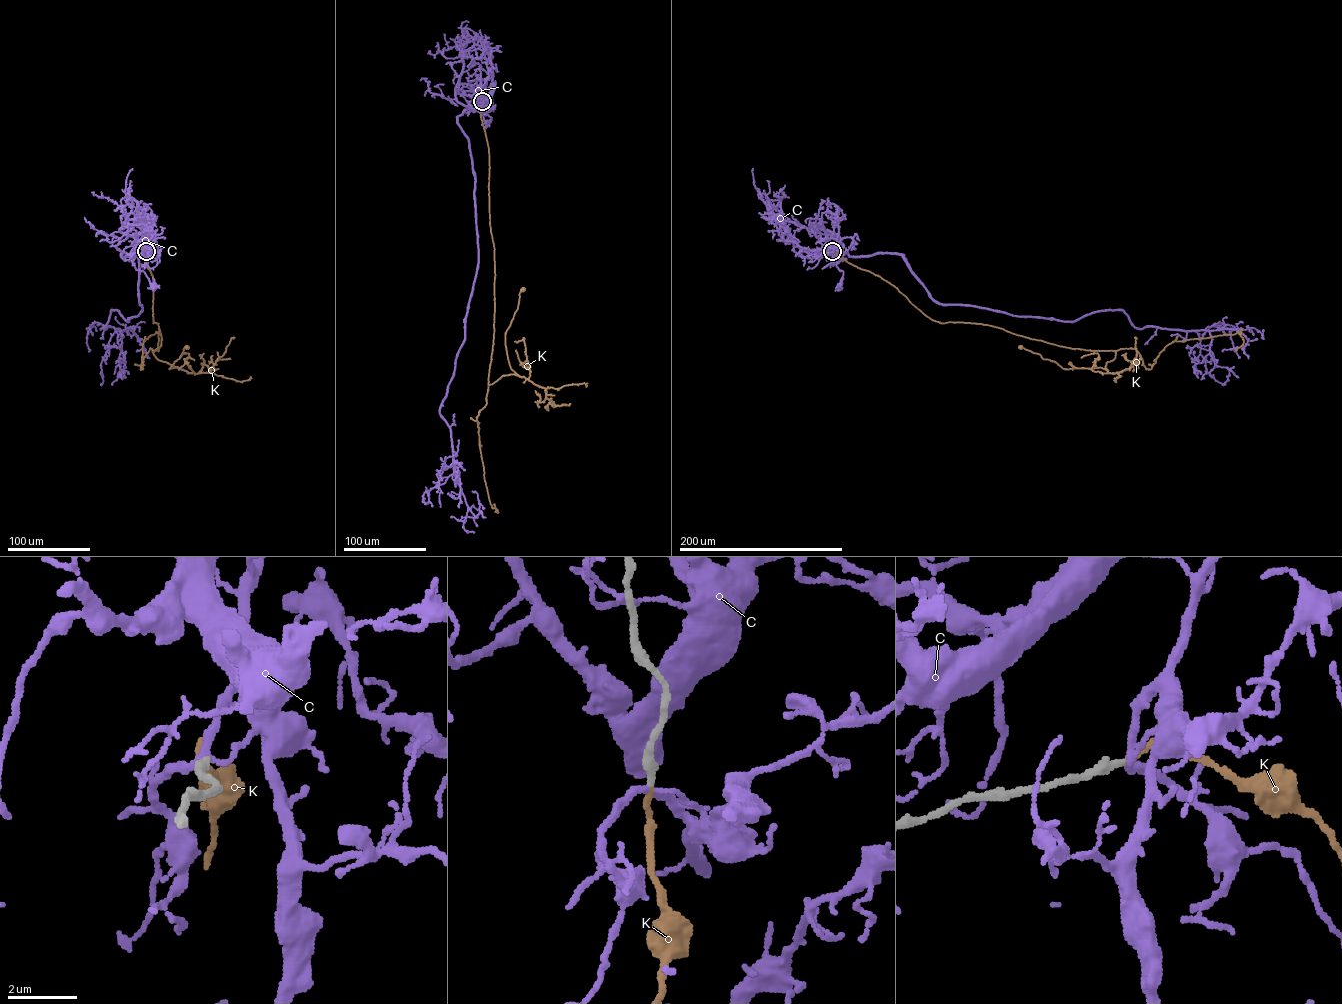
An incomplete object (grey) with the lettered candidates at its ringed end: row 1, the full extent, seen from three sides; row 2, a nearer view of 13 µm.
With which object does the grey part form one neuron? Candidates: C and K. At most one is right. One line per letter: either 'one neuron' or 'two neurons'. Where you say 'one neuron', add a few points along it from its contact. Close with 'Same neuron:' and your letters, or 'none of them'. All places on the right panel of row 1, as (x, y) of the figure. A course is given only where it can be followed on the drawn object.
C: two neurons
K: one neuron | via (832, 251), (936, 321), (1115, 357), (1106, 369), (1064, 369), (1020, 347)
Same neuron: K

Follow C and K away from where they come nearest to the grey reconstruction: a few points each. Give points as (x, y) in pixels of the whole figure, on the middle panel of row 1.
C: (482, 101), (478, 107), (466, 107), (470, 105), (479, 112), (490, 107)
K: (482, 101), (495, 275), (489, 384), (503, 375), (517, 375), (509, 365), (505, 333), (523, 289)

